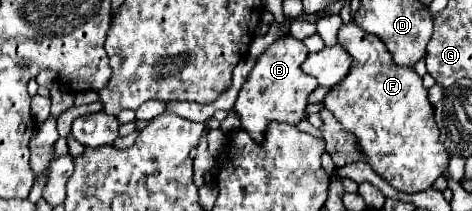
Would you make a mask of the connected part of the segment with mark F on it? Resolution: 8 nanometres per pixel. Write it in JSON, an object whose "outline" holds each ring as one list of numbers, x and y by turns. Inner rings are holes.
{"outline":[[350,22,338,30,338,44,352,56,346,78,328,90,324,106,336,116,342,128,356,136,358,146,376,174,392,188,418,194,428,190,444,174,450,154,442,148,434,108,422,78,410,66,398,66,380,38]]}

